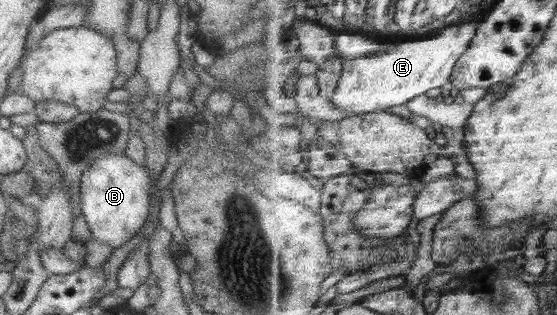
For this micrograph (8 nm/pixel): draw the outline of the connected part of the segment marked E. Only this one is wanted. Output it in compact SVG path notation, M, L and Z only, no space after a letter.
M484 16L473 18L447 27L433 37L388 46L385 51L373 57L343 57L343 74L331 100L334 108L337 112L347 111L350 115L384 111L398 105L407 105L411 99L426 95L430 89L449 83L459 59L469 49L483 19Z

